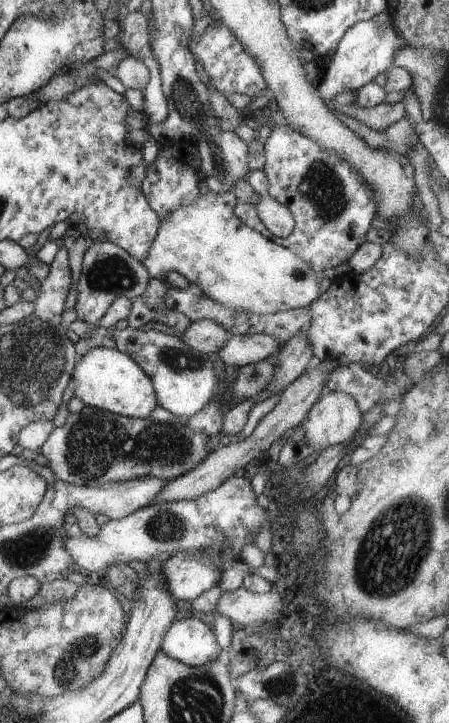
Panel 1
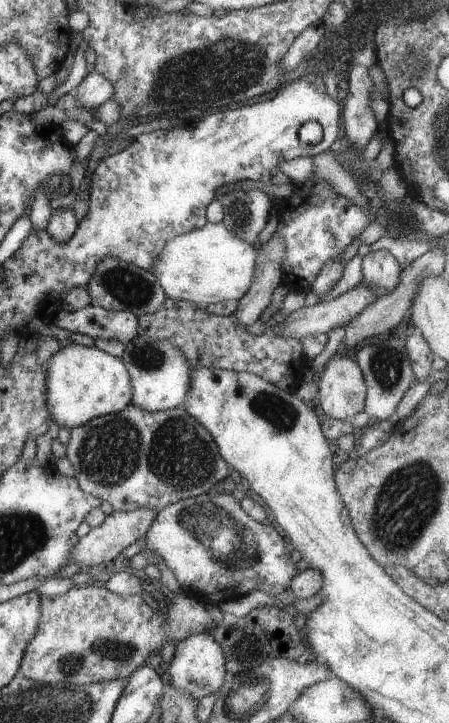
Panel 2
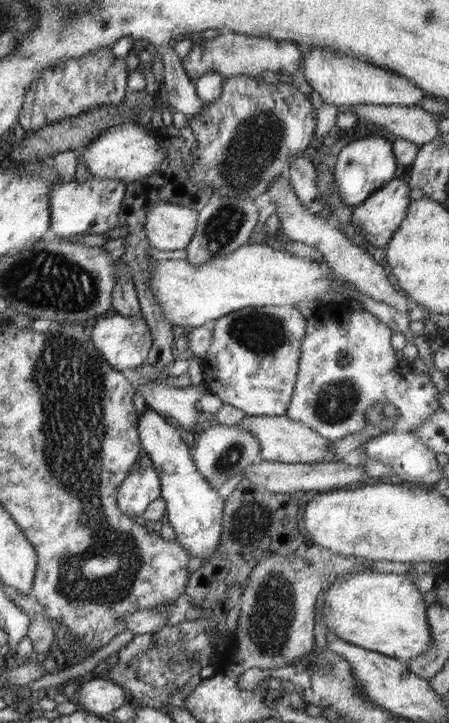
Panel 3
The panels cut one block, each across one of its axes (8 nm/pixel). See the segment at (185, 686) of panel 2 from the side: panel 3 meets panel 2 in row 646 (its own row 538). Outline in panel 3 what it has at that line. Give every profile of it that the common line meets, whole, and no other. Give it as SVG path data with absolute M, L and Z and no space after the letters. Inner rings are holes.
M147 408L139 414L138 434L141 450L152 460L153 467L158 472L161 482L161 497L166 503L166 516L176 534L176 540L189 552L190 557L210 559L219 547L222 536L223 498L217 490L210 487L209 482L199 473L193 461L190 447L182 440L180 428L168 423L166 419L155 410Z

